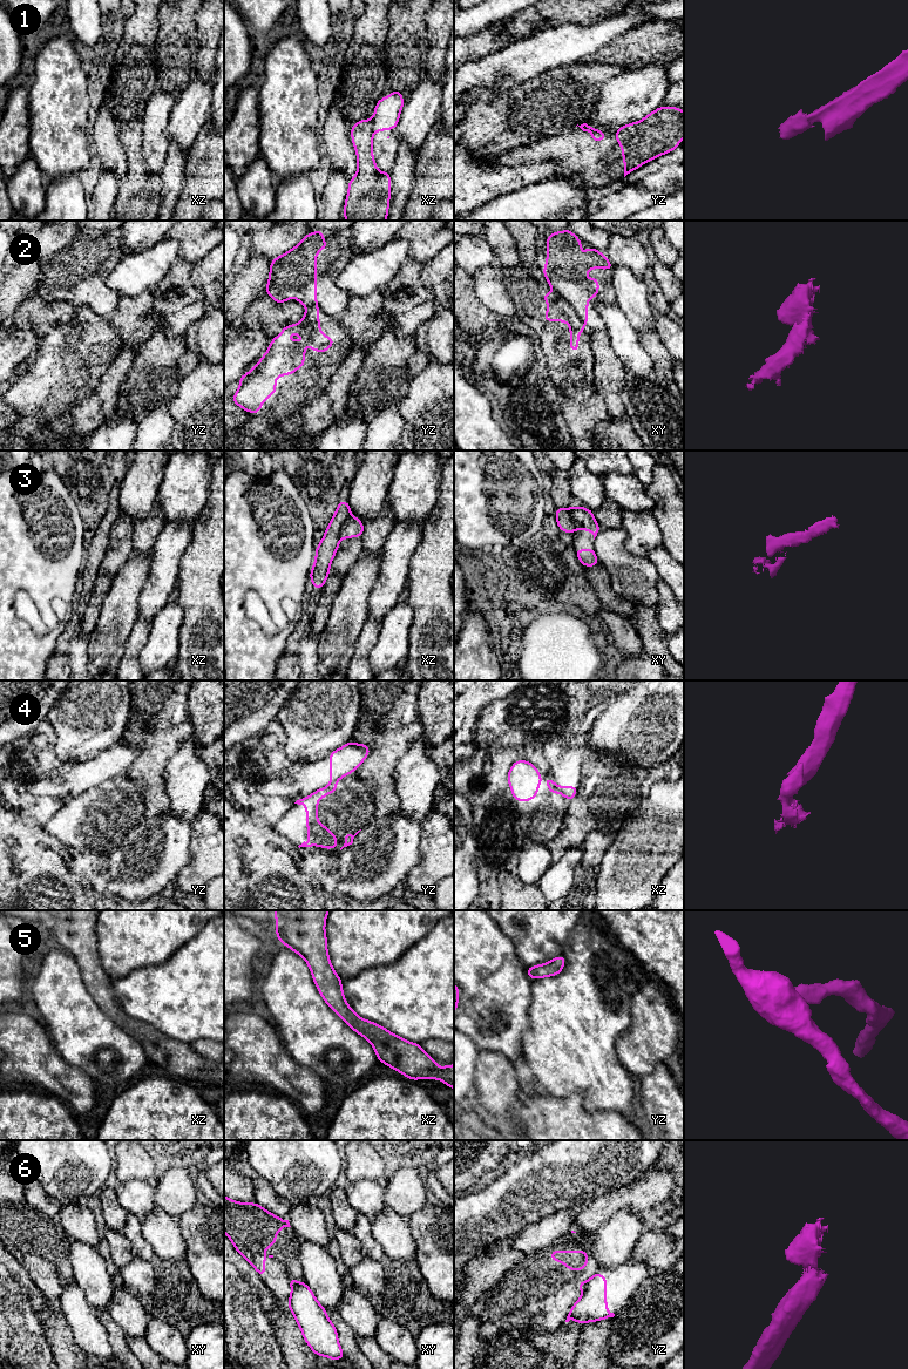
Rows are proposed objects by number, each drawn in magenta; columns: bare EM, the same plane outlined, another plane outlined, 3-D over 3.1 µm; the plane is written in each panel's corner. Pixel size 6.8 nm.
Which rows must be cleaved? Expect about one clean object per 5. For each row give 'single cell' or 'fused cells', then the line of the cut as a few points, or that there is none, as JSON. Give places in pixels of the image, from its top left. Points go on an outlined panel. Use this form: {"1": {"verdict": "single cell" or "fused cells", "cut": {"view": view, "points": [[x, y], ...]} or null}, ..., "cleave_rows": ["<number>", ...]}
{"1": {"verdict": "fused cells", "cut": {"view": "xz", "points": [[370, 121], [373, 133]]}}, "2": {"verdict": "fused cells", "cut": {"view": "xy", "points": [[556, 293], [571, 306], [584, 325]]}}, "3": {"verdict": "fused cells", "cut": {"view": "xz", "points": [[351, 516], [346, 521], [340, 536]]}}, "4": {"verdict": "fused cells", "cut": {"view": "xz", "points": [[557, 786], [561, 792]]}}, "5": {"verdict": "single cell", "cut": null}, "6": {"verdict": "fused cells", "cut": {"view": "yz", "points": [[589, 1281], [583, 1289]]}}, "cleave_rows": ["1", "2", "3", "4", "6"]}

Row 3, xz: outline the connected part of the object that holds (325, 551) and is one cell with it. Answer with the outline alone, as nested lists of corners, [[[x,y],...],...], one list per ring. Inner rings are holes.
[[[339,501],[337,510],[325,529],[325,535],[316,548],[316,561],[310,572],[314,590],[323,588],[330,576],[328,570],[340,543],[341,530],[350,517],[348,501]]]

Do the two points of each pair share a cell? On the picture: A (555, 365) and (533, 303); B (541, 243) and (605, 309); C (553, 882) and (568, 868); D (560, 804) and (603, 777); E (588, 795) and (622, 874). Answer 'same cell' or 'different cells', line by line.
A: same cell
B: different cells
C: same cell
D: different cells
E: different cells

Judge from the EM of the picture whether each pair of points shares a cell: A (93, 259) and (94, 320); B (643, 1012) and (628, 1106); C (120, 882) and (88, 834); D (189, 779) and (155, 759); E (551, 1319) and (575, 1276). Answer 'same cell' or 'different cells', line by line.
A: different cells
B: different cells
C: different cells
D: different cells
E: same cell

